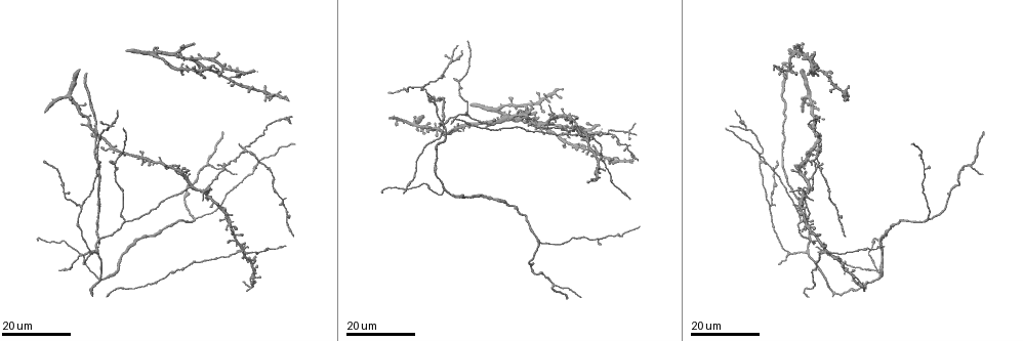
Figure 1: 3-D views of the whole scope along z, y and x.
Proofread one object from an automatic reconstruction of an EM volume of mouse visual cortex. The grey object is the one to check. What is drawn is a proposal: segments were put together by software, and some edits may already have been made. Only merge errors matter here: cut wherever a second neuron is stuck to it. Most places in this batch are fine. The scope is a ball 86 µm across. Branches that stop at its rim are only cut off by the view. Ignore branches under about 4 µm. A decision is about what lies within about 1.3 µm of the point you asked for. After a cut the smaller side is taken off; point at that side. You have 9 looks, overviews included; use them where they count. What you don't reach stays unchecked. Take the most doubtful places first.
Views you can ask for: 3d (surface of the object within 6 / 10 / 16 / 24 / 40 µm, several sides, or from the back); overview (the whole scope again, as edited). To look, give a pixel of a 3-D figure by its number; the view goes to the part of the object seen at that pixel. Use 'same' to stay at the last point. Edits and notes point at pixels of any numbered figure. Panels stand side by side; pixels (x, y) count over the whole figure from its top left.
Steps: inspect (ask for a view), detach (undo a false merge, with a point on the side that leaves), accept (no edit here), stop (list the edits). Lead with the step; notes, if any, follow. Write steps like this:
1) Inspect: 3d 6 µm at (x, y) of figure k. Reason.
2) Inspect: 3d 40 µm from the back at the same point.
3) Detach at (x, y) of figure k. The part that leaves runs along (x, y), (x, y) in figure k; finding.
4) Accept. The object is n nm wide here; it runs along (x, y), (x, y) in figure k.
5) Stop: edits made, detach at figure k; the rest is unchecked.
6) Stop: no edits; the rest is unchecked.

Inspect: 3d 24 µm at (810, 237) of figure 1. Looks like a crossing.

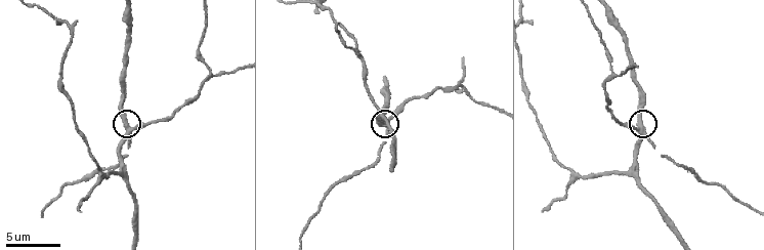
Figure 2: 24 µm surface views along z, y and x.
Inspect: 3d 6 µm at (641, 125) of figure 2.

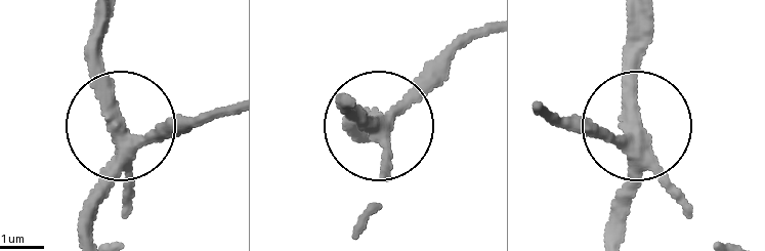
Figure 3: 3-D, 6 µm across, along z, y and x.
Accept. The object is 340 nm wide here; it runs along (225, 106), (147, 134), (126, 131), (103, 61), (103, 17) in figure 3; continuous, no second neuron.

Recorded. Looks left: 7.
Inspect: 3d 24 µm at (247, 152) of figure 1. Four or more arms meet.

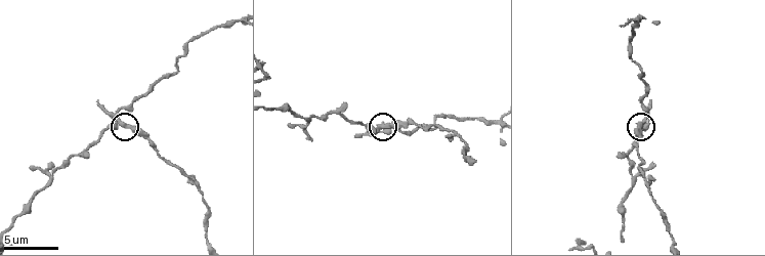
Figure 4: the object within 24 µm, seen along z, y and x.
Inspect: 3d 10 µm at (379, 131) of figure 4.

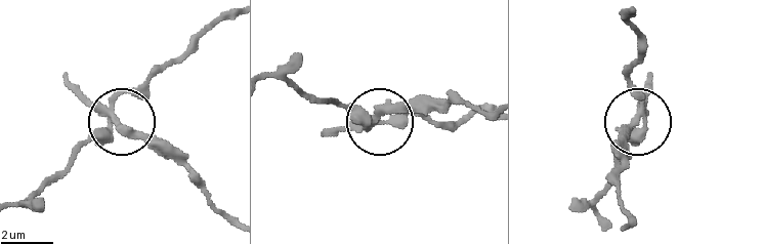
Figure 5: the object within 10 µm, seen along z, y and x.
Inspect: 3d 10 µm from the back at (119, 122) of figure 5.

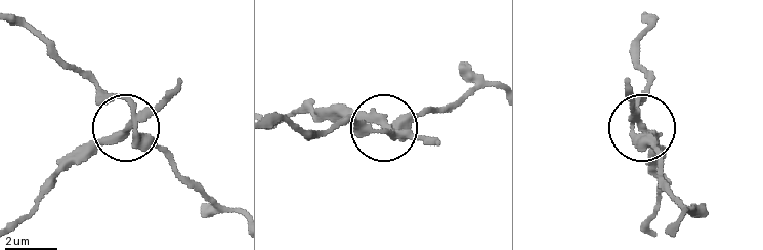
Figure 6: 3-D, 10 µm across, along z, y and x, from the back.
Detach at (169, 97) of figure 6. 4 arms meet here; two neurons meet here.

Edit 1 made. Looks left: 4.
Inspect: 3d 24 µm at (803, 194) of figure 1. Thin arm on a thick one.

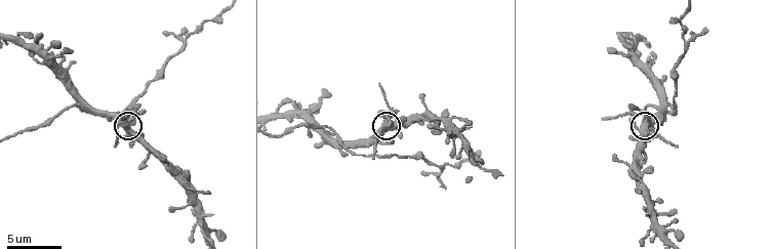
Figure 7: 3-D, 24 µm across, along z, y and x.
Inspect: 3d 10 µm at (647, 122) of figure 7.

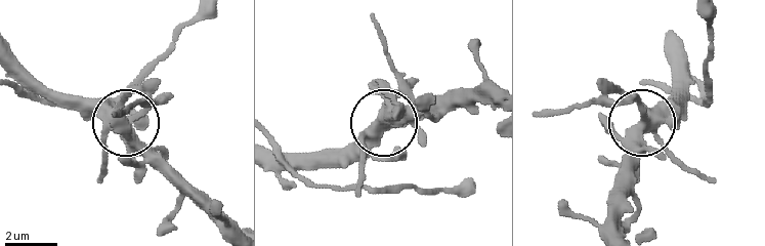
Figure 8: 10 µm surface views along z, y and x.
Accept. 4 arms meet here; one neuron here.

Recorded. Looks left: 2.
Inspect: 3d 16 µm at (821, 252) of figure 1. Four arms meet.

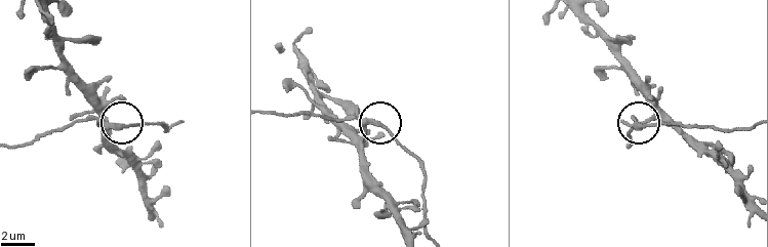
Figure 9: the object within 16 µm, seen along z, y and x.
Inspect: 3d 10 µm at (110, 126) of figure 9.

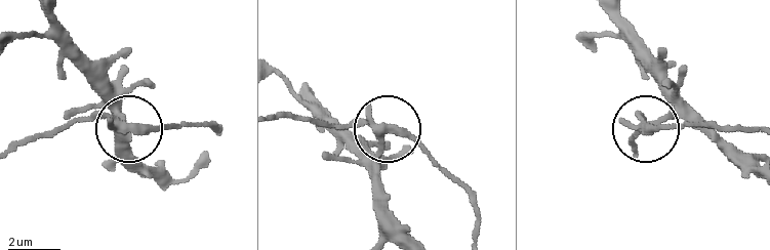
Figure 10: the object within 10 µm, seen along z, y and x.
Accept. 4 arms meet here; it runs along (607, 16), (666, 102), (666, 114), (647, 129), (678, 129) in figure 10; all the same neuron.

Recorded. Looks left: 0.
Stop: edits made, detach at figure 6; the rest is unchecked.

